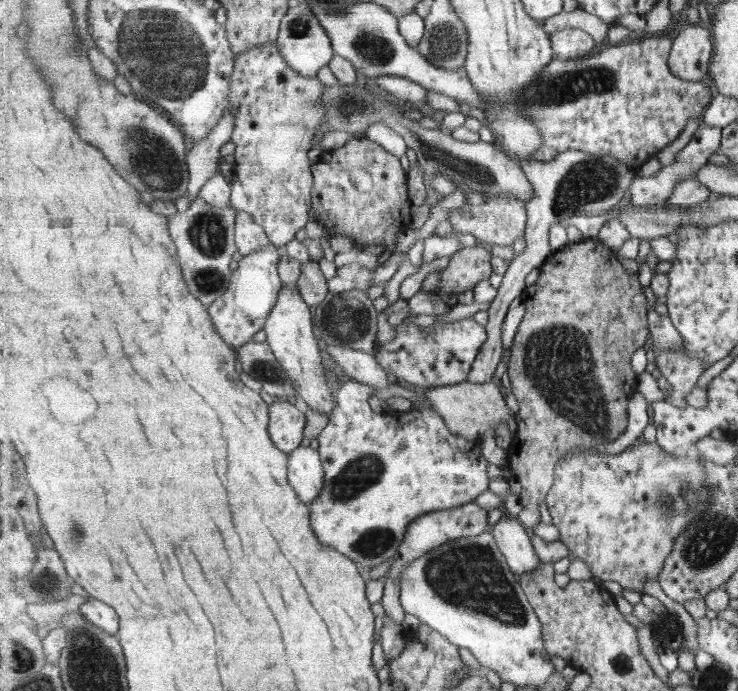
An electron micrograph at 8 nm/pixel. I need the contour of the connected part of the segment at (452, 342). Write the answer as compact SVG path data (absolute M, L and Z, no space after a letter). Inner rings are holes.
M473 317L442 323L436 321L433 330L415 322L401 322L394 327L396 337L386 344L376 346L376 360L393 379L402 379L417 387L443 387L468 381L473 364L481 348L488 341L486 327L477 324Z

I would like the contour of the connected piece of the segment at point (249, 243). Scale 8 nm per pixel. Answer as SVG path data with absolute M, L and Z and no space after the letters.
M237 210L237 248L246 257L272 244L265 228L251 214Z

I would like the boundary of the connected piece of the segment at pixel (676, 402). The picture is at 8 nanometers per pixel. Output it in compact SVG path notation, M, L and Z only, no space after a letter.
M651 310L649 312L649 326L653 337L653 351L655 351L656 361L661 373L663 383L671 385L670 399L675 407L687 406L687 394L693 392L697 380L701 378L701 374L706 369L706 365L698 359L693 359L686 354L681 332L675 328L673 320L670 316L661 316L659 312Z

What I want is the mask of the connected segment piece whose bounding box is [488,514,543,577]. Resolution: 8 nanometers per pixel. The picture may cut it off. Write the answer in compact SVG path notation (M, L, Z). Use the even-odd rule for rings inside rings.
M505 514L488 530L496 537L501 552L517 576L531 574L541 568L543 560L537 555L531 535L527 534L518 518Z

